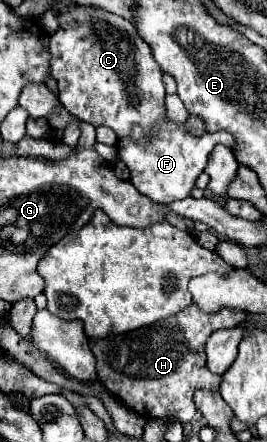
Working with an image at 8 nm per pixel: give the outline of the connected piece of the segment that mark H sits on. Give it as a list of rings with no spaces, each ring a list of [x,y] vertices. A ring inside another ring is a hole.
[[[194,304],[188,306],[186,310],[168,316],[156,324],[126,332],[126,334],[116,334],[116,336],[108,336],[108,338],[94,338],[90,340],[90,348],[92,354],[96,358],[96,370],[98,370],[98,378],[104,384],[104,388],[118,400],[122,400],[128,408],[132,408],[134,412],[146,416],[150,414],[152,418],[162,418],[162,416],[170,416],[176,418],[180,422],[190,422],[196,416],[196,406],[194,406],[194,392],[196,390],[214,390],[218,392],[220,386],[220,376],[210,374],[210,370],[206,368],[206,340],[210,338],[212,332],[220,330],[220,328],[234,328],[240,326],[246,320],[246,312],[242,310],[220,310],[218,314],[202,314]]]

